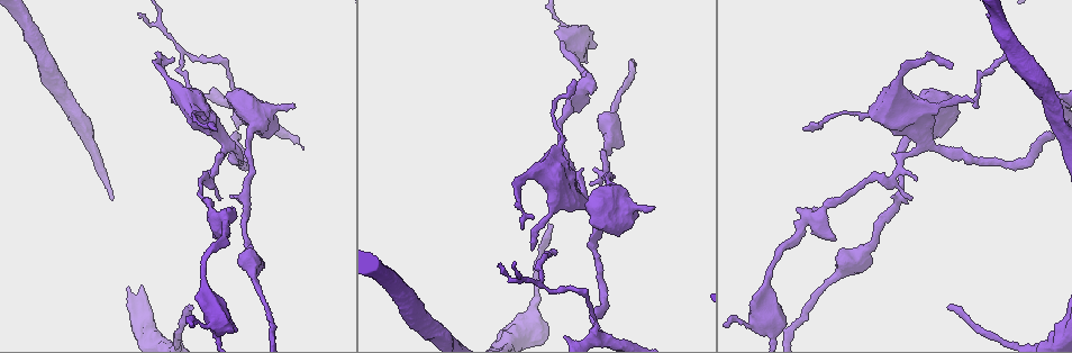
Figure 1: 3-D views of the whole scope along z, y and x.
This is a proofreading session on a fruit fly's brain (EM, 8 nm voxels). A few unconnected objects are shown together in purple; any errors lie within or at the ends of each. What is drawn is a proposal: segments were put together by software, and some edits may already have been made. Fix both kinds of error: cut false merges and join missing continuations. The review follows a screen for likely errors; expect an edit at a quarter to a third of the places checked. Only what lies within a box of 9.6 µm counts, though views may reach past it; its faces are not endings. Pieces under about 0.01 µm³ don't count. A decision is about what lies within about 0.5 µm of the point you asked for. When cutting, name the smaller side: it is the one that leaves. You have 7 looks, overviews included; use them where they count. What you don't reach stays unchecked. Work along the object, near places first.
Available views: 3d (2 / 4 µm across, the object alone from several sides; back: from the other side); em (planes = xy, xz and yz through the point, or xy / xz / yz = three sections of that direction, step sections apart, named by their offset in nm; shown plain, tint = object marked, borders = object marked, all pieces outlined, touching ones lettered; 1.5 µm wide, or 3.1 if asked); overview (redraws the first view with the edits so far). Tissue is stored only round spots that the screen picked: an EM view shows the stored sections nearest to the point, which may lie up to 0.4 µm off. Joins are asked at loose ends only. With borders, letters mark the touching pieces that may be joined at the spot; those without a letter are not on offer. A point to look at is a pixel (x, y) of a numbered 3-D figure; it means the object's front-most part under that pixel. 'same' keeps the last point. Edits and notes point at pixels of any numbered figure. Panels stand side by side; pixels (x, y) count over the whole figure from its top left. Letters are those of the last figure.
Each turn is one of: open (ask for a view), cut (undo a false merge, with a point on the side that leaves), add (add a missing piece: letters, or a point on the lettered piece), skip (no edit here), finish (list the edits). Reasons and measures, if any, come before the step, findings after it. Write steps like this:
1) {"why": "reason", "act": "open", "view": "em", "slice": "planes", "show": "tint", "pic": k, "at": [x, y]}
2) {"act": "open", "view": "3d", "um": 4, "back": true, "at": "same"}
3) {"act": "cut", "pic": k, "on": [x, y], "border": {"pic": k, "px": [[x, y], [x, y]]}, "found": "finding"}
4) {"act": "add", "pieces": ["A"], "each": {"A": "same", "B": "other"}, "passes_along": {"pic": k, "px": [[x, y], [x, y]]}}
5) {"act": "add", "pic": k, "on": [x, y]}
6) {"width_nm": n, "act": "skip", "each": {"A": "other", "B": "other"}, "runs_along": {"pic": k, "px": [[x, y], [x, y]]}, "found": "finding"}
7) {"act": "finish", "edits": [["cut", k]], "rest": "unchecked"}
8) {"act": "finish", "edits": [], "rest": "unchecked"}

{"why": "calibre changes", "act": "open", "view": "3d", "um": 4, "pic": 1, "at": [609, 139]}

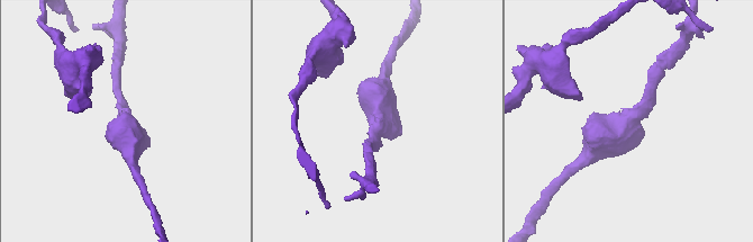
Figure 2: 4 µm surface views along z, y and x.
{"arm_widths_nm": [190, 280], "why": "now the EM", "act": "open", "view": "em", "slice": "xy", "step": 4, "show": "tint", "pic": 2, "at": [626, 119]}

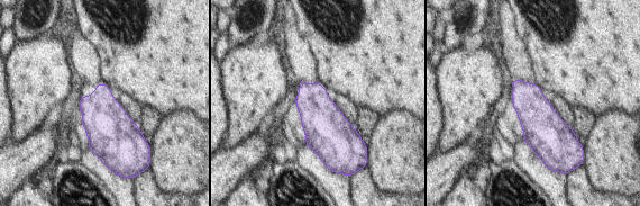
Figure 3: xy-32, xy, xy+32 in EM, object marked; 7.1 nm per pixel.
{"act": "open", "view": "em", "slice": "planes", "show": "borders", "at": "same"}

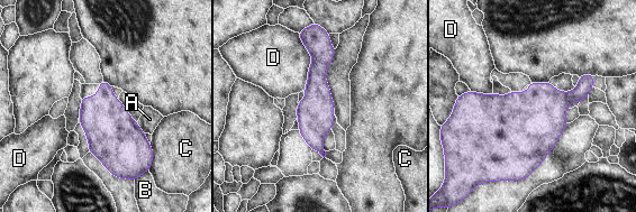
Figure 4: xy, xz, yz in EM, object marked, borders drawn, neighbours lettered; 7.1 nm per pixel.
{"act": "skip", "each": {"A": "other", "B": "other", "C": "other", "D": "other"}, "runs_along": {"pic": 4, "px": [[319, 39], [317, 145], [320, 149]]}, "found": "all the same cell"}

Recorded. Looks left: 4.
{"why": "branch stops here", "act": "open", "view": "3d", "um": 2, "pic": 1, "at": [974, 106]}

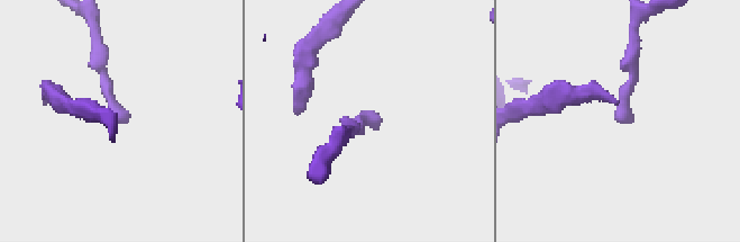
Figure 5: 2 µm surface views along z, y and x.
{"why": "shape alone is not enough", "act": "open", "view": "em", "slice": "planes", "show": "borders", "pic": 5, "at": [376, 113]}

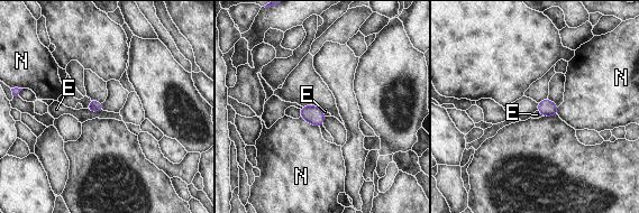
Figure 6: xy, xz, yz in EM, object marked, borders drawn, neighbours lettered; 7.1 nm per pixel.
{"width_nm": 80, "act": "skip", "each": {"E": "other", "N": "other"}, "border": {"pic": 6, "px": [[85, 109], [92, 112], [102, 111]]}, "found": "none of them fits"}

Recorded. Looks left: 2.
{"act": "open", "view": "em", "slice": "planes", "show": "borders", "pic": 1, "at": [188, 308]}

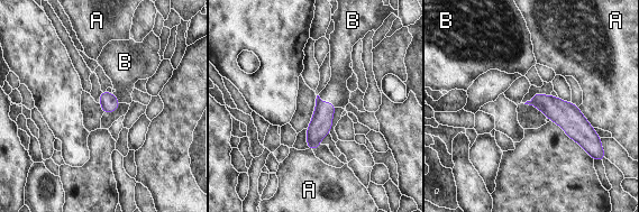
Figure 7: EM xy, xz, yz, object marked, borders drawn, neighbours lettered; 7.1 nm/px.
{"act": "add", "pieces": ["B"], "each": {"A": "other", "B": "same"}, "passes_along": {"pic": 7, "px": [[321, 122], [327, 102], [336, 91]]}, "found": "it goes on there"}

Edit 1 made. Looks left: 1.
{"act": "finish", "edits": [["add", 7]], "rest": "unchecked"}

